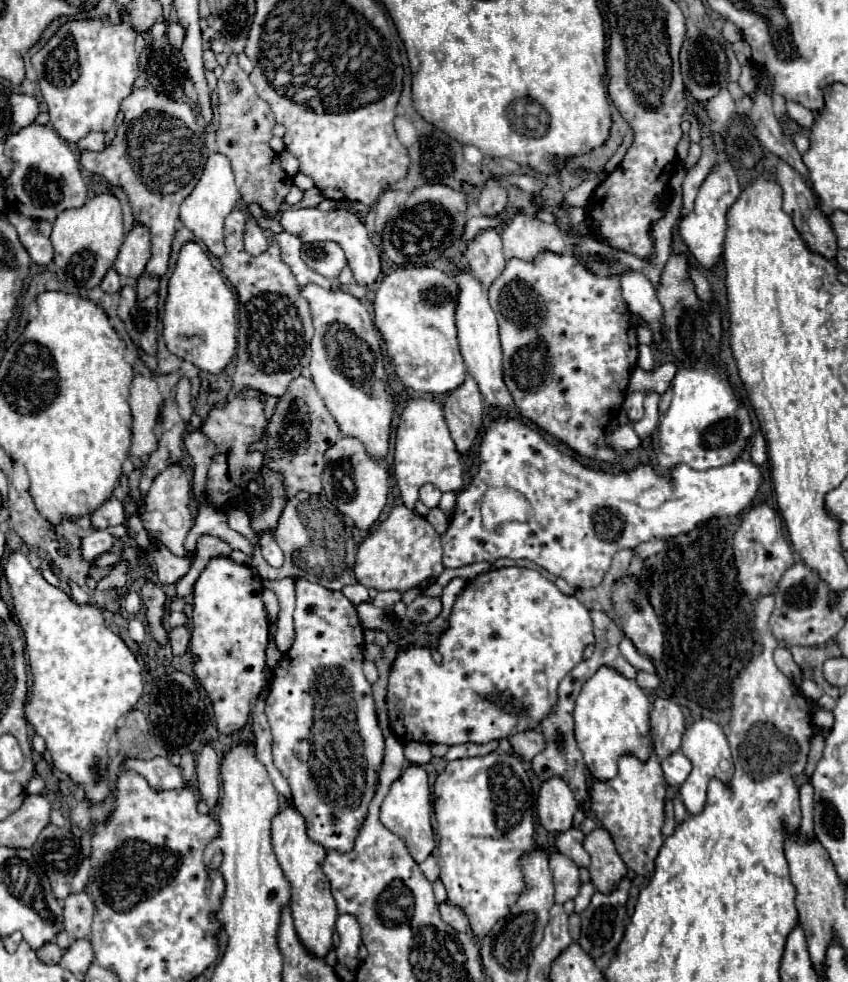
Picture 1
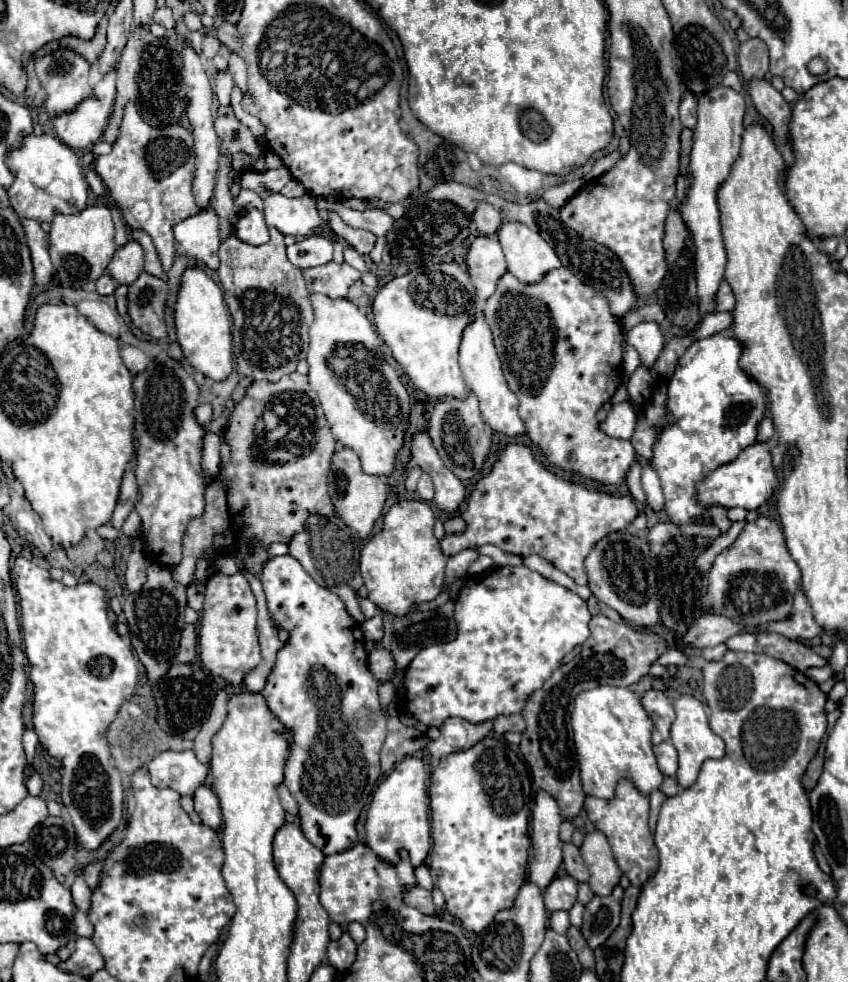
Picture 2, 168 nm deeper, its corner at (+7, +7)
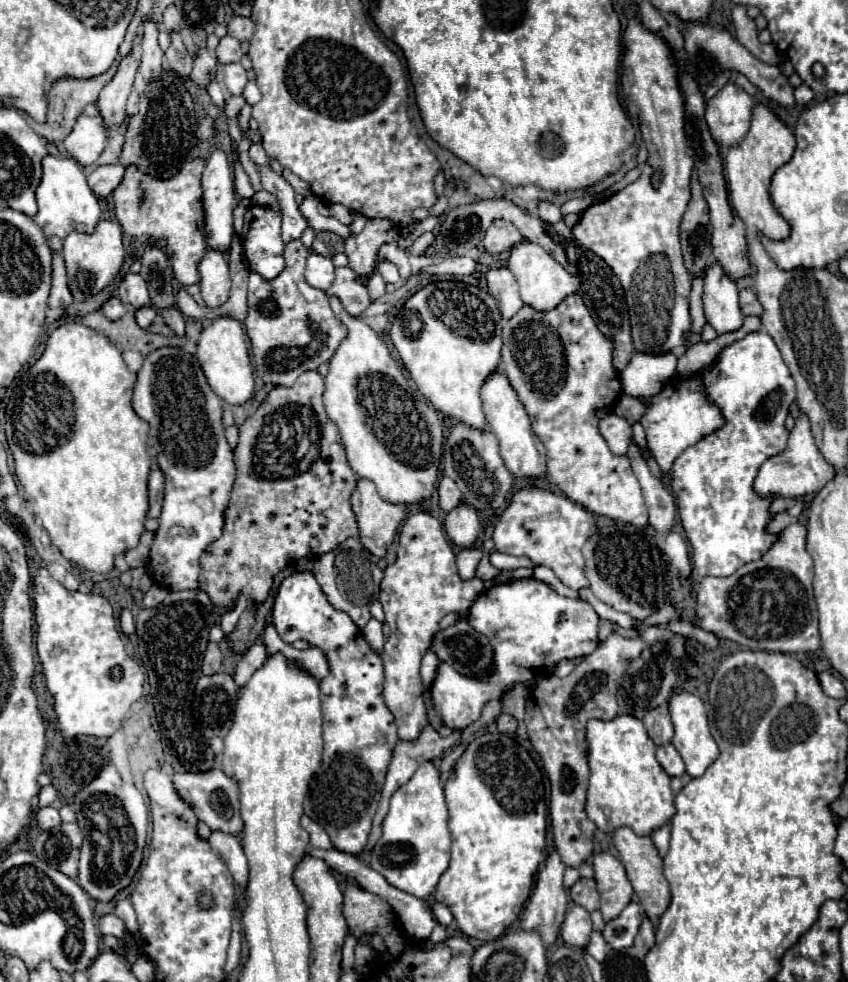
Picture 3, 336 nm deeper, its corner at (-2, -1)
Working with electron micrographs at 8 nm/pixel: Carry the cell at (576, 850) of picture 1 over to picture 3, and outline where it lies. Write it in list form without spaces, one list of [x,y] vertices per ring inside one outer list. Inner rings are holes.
[[[579,878],[571,886],[569,896],[571,896],[573,902],[585,906],[589,912],[593,912],[593,910],[599,908],[599,892],[595,888],[595,880],[593,878]]]

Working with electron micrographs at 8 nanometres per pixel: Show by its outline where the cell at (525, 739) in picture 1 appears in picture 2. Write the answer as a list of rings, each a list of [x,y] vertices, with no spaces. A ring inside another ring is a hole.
[[[510,714],[510,716],[500,716],[494,718],[494,732],[504,734],[504,732],[522,732],[524,730],[524,718],[522,714]]]

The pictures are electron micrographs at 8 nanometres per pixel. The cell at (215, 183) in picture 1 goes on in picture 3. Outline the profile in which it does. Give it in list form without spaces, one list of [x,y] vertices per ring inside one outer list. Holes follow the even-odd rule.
[[[207,248],[203,258],[197,264],[201,282],[201,296],[207,306],[219,306],[227,300],[229,296],[229,266],[227,266],[227,256],[223,250],[213,250]]]

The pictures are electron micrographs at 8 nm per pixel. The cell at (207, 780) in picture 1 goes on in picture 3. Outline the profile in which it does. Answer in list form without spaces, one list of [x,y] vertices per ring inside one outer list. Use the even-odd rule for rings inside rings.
[[[215,830],[209,836],[209,844],[213,846],[213,850],[219,854],[219,858],[227,864],[227,868],[231,870],[233,878],[237,880],[237,884],[241,888],[245,888],[245,874],[247,874],[247,858],[237,842],[237,836],[233,834],[225,834],[221,830]]]

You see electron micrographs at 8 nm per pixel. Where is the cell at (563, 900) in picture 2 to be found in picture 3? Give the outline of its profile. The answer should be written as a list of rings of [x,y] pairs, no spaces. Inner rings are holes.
[[[571,904],[567,914],[565,914],[565,920],[561,924],[561,936],[563,940],[569,944],[569,946],[575,946],[575,948],[583,948],[589,940],[589,934],[591,934],[591,918],[589,918],[589,912],[579,906],[579,904]]]

